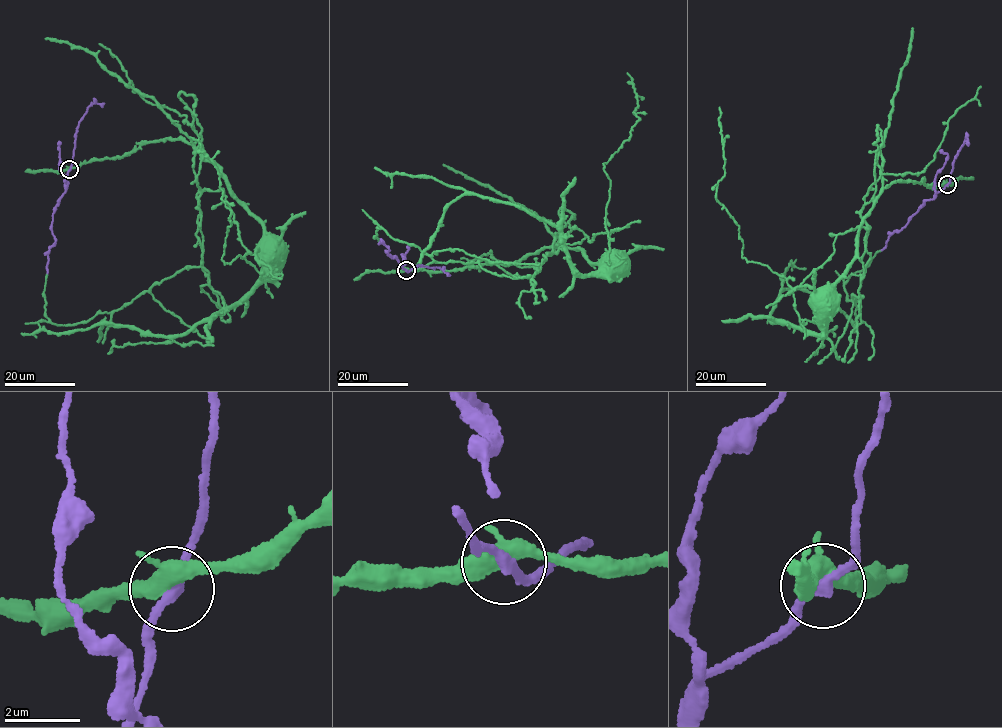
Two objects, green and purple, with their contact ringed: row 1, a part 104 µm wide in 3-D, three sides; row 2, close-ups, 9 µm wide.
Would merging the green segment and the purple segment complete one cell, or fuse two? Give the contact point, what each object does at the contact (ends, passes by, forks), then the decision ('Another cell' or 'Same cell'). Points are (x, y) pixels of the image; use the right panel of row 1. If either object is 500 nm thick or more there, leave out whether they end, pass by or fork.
Place: (947, 184). At the ring green forks. At the ring purple passes by. Same cell

